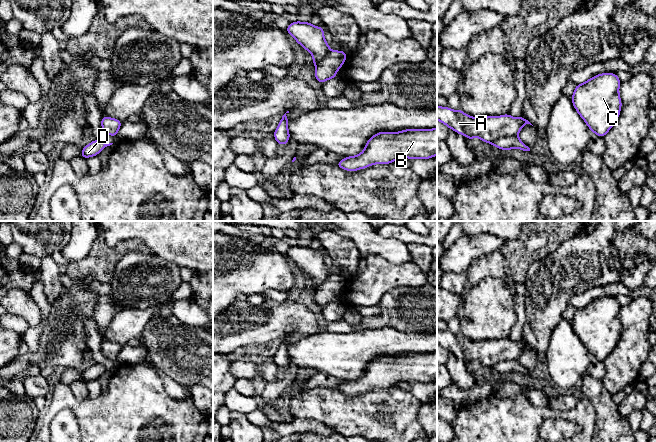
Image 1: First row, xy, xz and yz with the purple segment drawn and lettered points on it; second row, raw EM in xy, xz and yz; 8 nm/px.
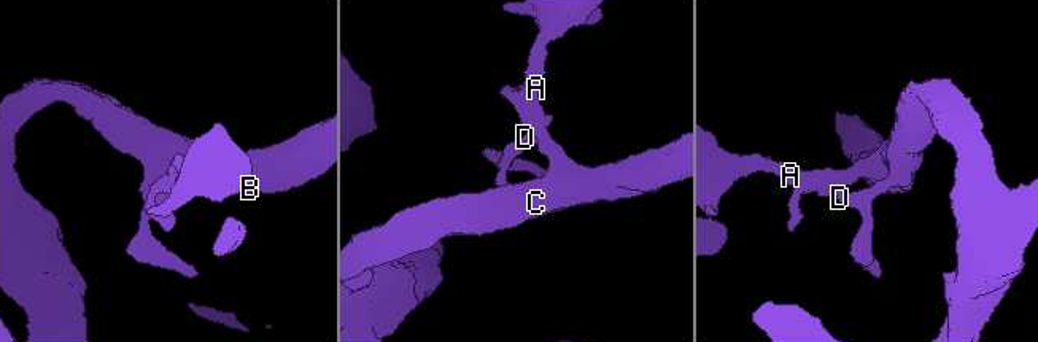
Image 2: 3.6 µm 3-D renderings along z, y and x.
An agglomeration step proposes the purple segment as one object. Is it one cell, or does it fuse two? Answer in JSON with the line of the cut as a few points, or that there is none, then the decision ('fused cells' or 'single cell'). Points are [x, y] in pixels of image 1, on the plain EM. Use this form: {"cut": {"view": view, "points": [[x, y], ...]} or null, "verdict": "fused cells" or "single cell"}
{"cut": null, "verdict": "single cell"}

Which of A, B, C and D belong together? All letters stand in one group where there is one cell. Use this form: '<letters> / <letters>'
A B C D

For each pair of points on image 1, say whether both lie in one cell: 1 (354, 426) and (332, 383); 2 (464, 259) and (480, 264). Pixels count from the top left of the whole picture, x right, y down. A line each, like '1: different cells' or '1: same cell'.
1: different cells
2: different cells

